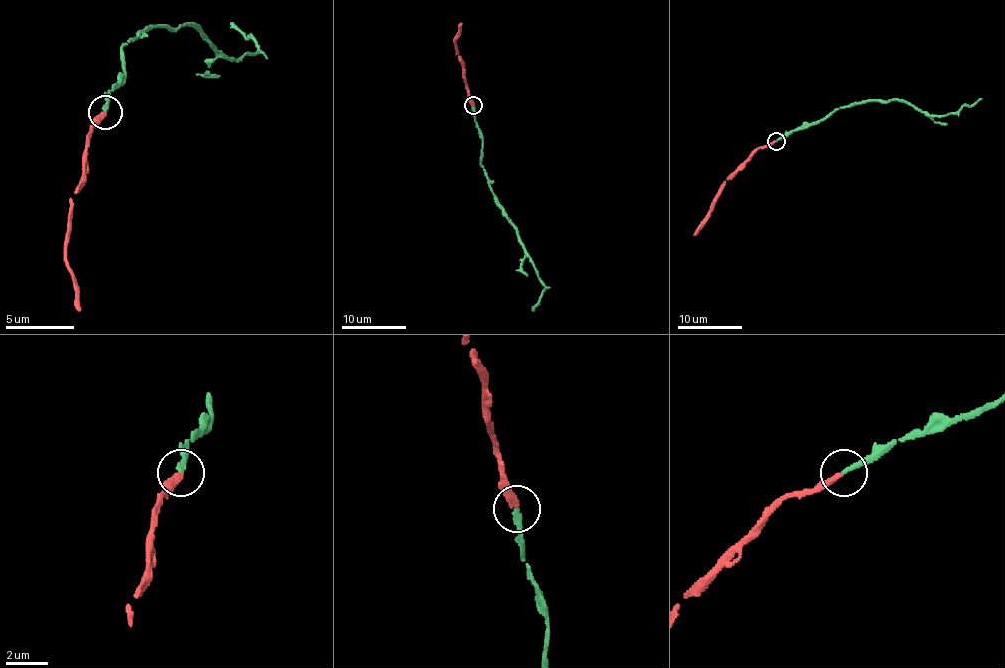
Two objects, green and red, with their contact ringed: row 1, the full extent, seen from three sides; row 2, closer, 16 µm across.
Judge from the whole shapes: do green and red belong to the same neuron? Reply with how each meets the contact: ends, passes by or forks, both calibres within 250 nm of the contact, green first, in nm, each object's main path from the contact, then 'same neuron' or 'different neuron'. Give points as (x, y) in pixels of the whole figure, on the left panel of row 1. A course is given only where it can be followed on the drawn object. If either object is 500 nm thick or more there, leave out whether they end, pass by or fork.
green ends; red ends; calibres 240 and 320 nm; course green (106, 113), (126, 78), (123, 47), (140, 30), (195, 27), (226, 58), (253, 54), (256, 44), (229, 23); course red (106, 113), (95, 123), (85, 181), (71, 198), (68, 253), (78, 311); same neuron

